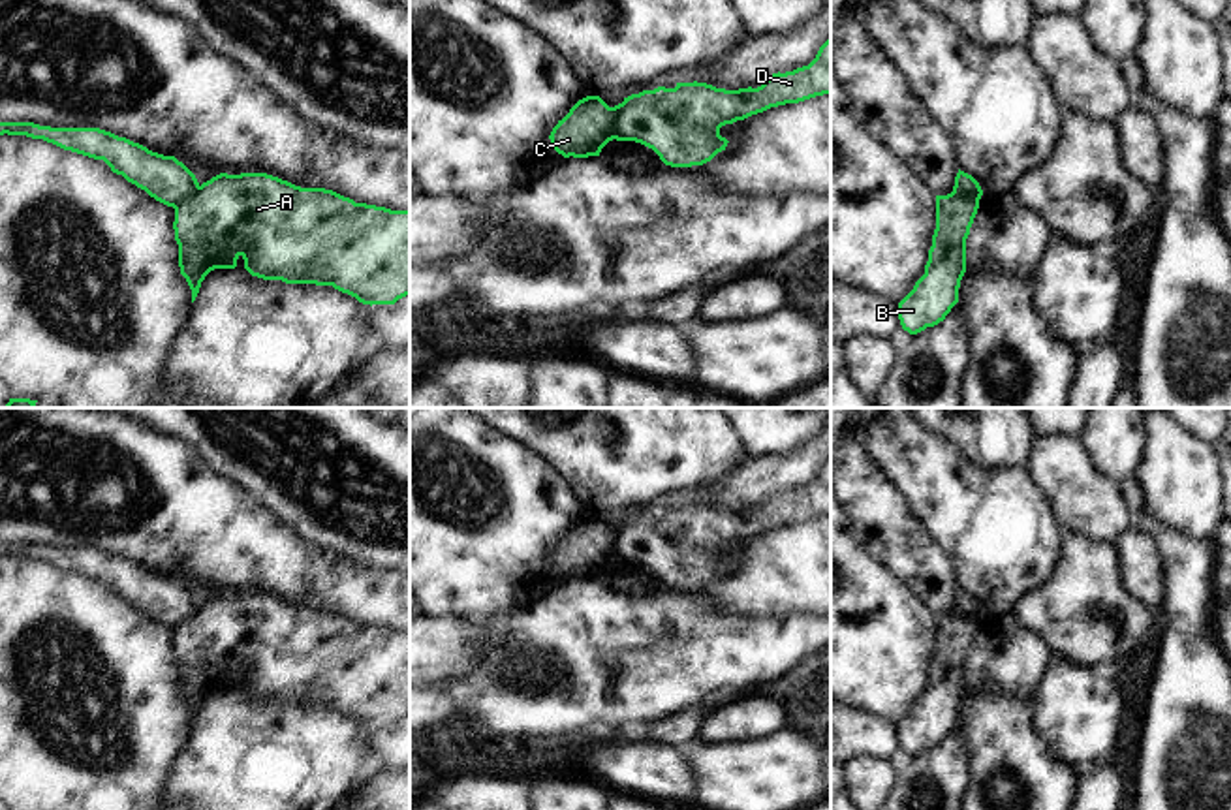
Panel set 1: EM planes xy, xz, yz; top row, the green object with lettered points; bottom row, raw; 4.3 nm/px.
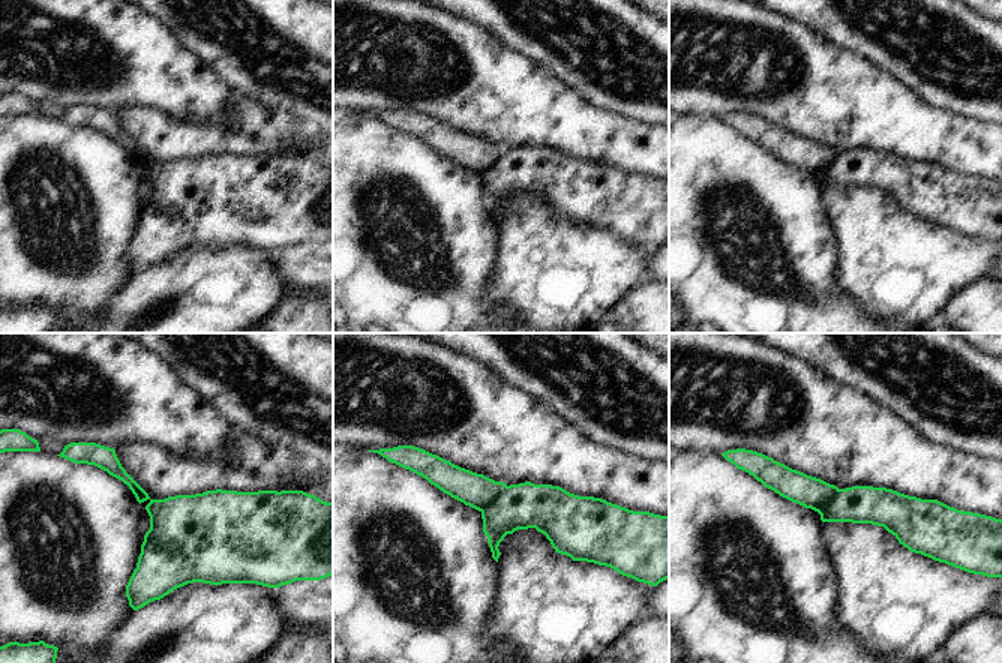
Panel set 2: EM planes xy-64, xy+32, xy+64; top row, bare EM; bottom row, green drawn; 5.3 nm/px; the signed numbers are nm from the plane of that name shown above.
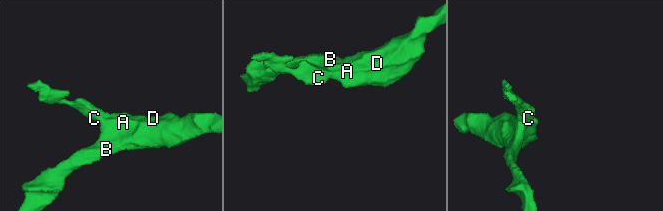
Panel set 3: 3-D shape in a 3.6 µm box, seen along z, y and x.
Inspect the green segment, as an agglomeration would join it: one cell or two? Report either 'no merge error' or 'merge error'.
merge error

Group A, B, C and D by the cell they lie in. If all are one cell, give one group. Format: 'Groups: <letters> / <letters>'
Groups: A B D / C

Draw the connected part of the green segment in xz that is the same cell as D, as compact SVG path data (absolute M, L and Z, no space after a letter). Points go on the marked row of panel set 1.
M831 36L808 66L772 73L757 88L725 90L693 81L677 83L675 88L658 86L631 94L622 103L611 107L615 113L615 139L641 143L671 167L703 165L725 150L729 143L720 135L722 126L744 120L771 107L799 103L823 94L831 94Z

